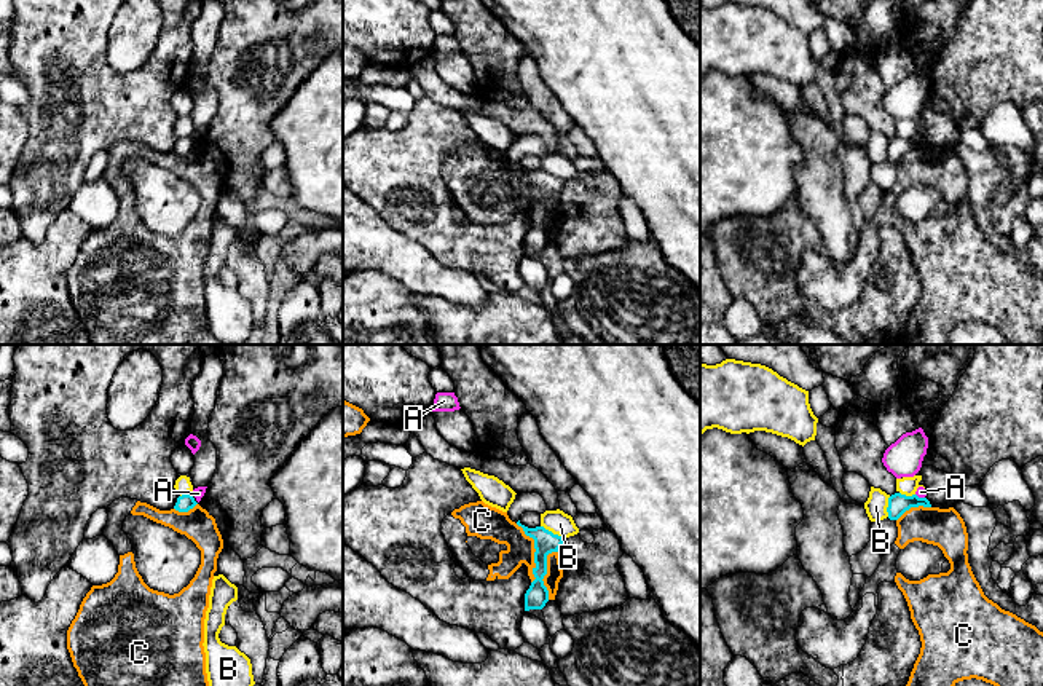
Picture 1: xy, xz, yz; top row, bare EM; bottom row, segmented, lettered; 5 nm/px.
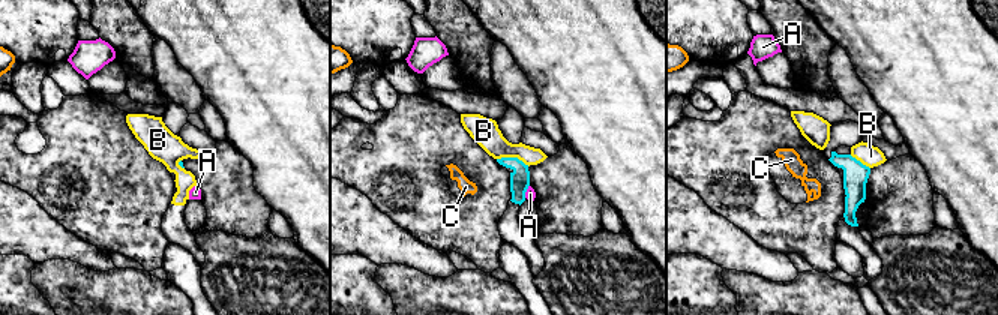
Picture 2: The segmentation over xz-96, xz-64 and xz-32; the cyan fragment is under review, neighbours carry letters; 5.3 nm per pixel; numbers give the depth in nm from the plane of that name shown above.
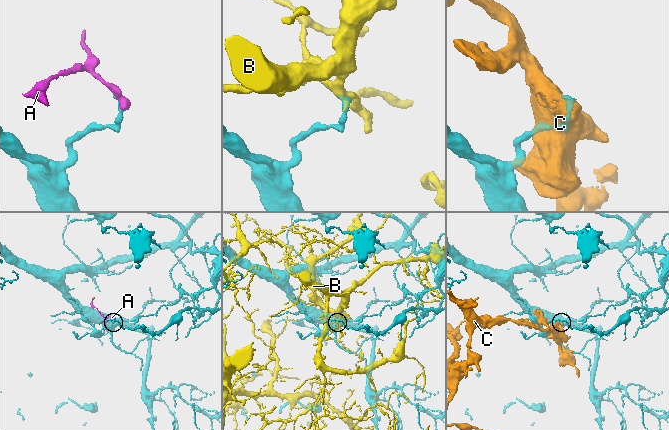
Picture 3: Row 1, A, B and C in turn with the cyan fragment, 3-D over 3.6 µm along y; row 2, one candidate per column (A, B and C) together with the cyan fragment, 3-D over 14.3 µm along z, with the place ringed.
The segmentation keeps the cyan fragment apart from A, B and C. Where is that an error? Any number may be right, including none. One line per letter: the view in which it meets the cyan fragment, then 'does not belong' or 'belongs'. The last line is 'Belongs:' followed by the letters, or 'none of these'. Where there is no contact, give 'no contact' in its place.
A: meets cyan in yz; does not belong
B: meets cyan in xz; does not belong
C: meets cyan in xz; does not belong
Belongs: none of these

